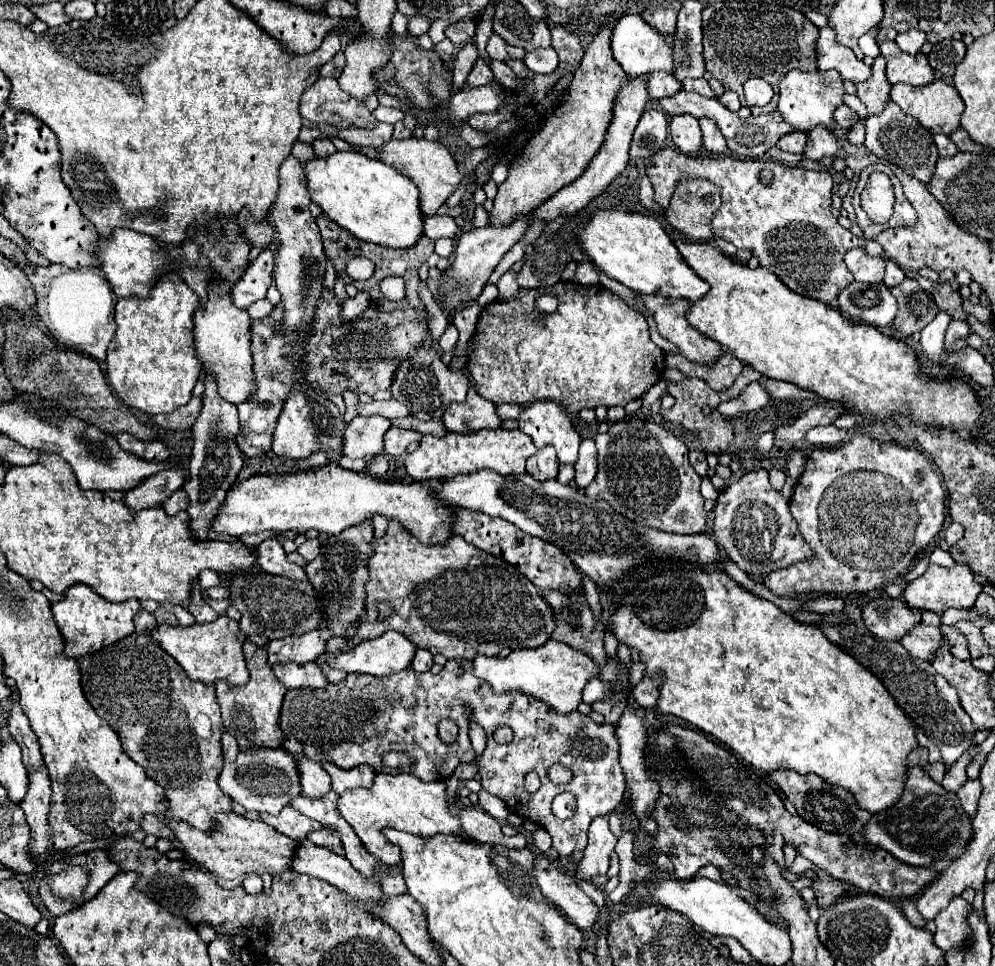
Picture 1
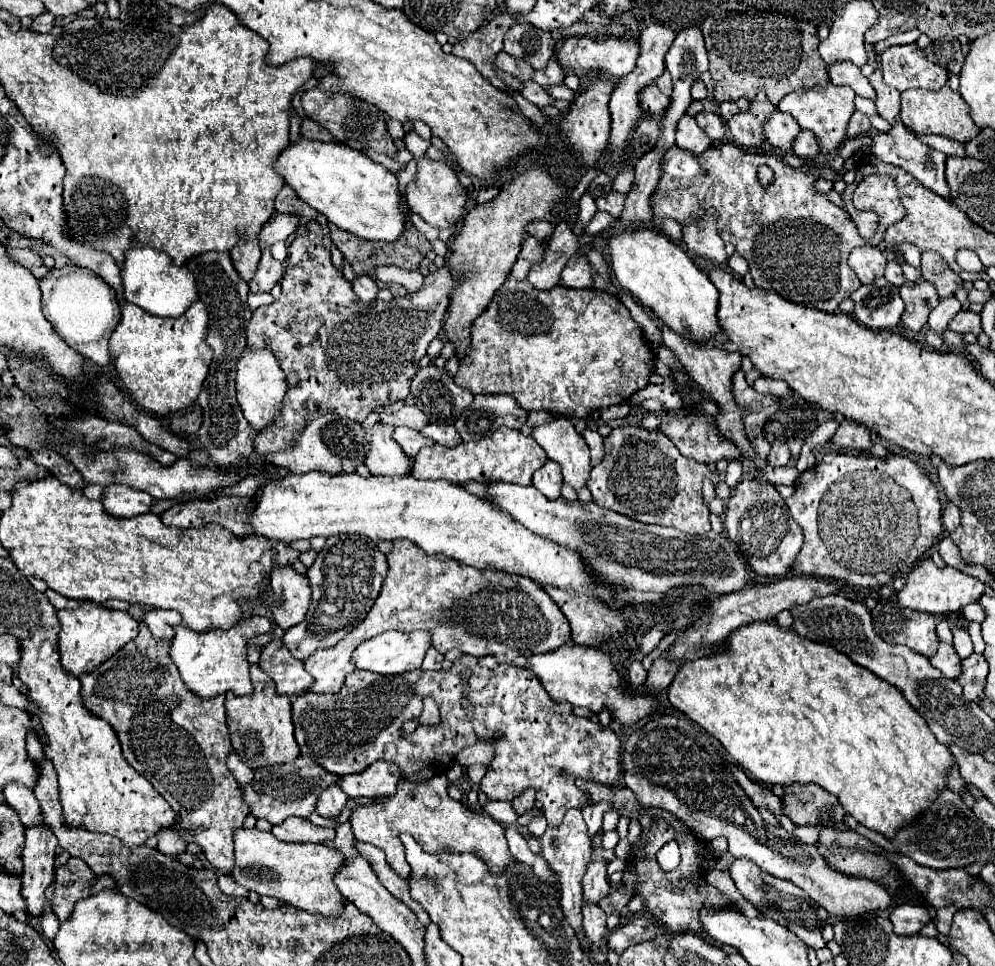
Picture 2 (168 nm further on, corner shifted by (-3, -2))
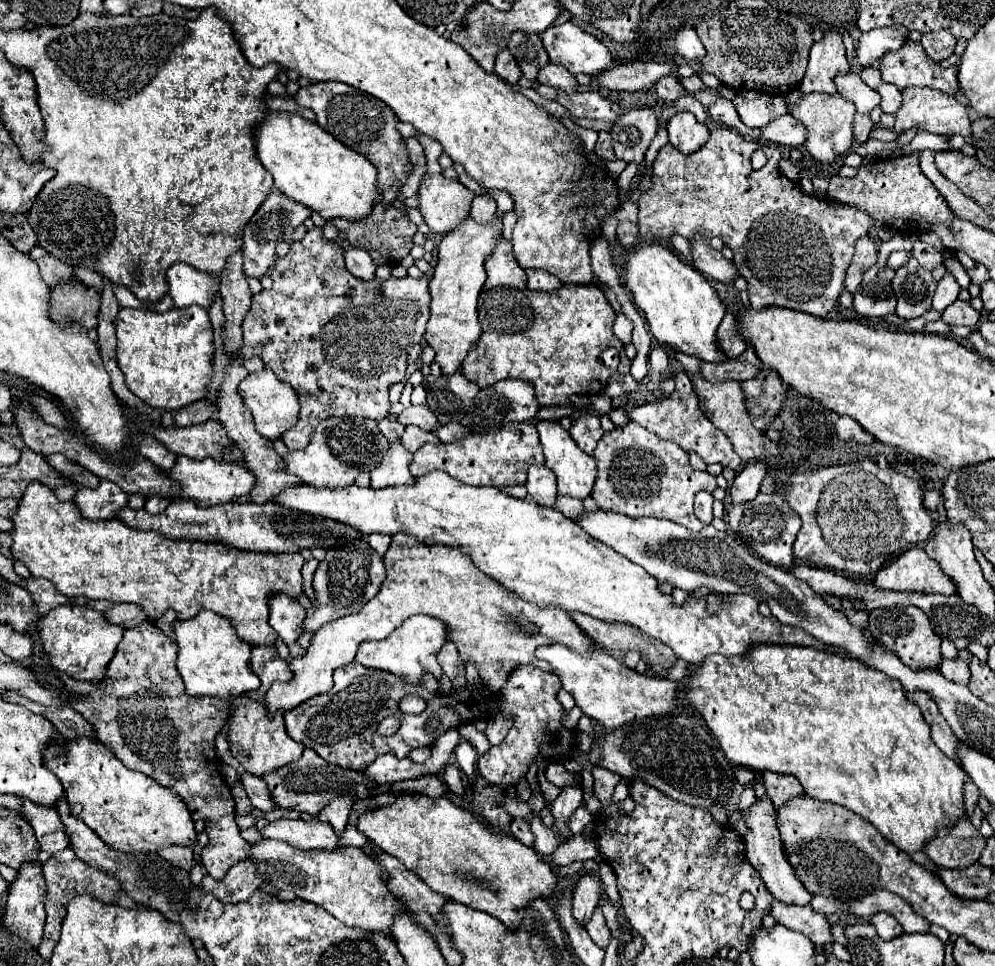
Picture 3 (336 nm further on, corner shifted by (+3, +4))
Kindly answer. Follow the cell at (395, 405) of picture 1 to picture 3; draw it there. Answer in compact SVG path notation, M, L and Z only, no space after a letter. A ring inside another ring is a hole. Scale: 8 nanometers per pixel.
M409 406L397 416L397 420L405 426L413 424L413 426L419 426L421 430L429 430L429 432L433 432L435 428L441 426L439 420L433 416L433 412L427 406Z

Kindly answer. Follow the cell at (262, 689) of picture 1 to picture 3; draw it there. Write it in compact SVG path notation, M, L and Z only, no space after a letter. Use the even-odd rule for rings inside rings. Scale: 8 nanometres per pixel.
M237 696L233 700L233 712L229 718L227 740L229 740L231 754L243 766L243 770L253 776L259 776L259 778L279 770L281 766L287 766L287 764L299 760L305 750L305 746L301 742L295 742L293 738L289 738L283 716L269 718L263 704L253 702L247 696Z

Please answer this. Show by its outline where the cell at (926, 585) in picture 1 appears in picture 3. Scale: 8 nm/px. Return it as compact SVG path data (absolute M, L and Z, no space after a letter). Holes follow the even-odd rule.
M915 546L905 550L889 566L881 568L873 580L883 590L911 590L929 594L955 594L957 588L947 574L925 554L923 548Z

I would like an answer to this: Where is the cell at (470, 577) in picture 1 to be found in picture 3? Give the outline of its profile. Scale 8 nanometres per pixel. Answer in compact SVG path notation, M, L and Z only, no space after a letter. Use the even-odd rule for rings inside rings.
M395 534L383 562L387 576L377 596L371 598L361 612L343 616L319 628L311 638L305 658L289 662L293 680L271 684L263 698L263 706L269 716L273 716L275 710L291 710L317 694L327 694L333 688L333 672L353 662L357 646L363 640L385 638L395 630L395 626L403 624L403 620L413 614L429 614L449 624L451 642L457 646L459 654L465 656L463 662L473 662L477 666L483 684L493 694L499 694L509 674L523 664L549 672L551 666L545 660L535 658L535 650L543 644L561 642L577 654L597 648L595 642L575 626L567 612L531 608L531 604L519 600L515 592L483 574L467 554L451 546L421 544L413 536Z

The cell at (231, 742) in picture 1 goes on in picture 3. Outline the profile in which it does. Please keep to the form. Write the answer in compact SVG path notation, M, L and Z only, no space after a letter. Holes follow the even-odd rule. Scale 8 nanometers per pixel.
M245 772L245 774L243 774L243 786L245 786L245 790L247 790L247 796L249 796L253 808L263 810L263 812L271 812L271 810L277 808L277 804L275 804L275 800L273 800L267 784L265 784L261 778L249 776L249 774Z

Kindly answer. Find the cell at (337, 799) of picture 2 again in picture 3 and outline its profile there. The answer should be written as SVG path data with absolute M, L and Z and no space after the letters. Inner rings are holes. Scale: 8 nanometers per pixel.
M335 798L327 808L323 808L323 812L317 814L317 818L321 822L327 822L333 826L333 830L337 834L343 834L345 826L347 826L347 818L349 818L349 812L351 812L351 806L353 806L353 800L347 800L347 798Z

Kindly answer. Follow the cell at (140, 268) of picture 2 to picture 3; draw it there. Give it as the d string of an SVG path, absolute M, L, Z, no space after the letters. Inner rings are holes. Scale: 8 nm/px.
M173 264L167 270L169 294L175 302L175 308L201 306L209 308L219 294L219 280L207 272L199 272L189 264Z

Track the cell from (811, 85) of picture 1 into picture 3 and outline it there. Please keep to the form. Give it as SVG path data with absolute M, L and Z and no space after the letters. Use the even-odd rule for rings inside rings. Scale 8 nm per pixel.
M793 90L787 94L789 102L793 104L791 116L797 118L809 132L805 140L805 150L811 154L811 158L819 164L831 164L835 158L843 158L849 148L853 146L853 116L855 106L847 100L841 100L839 94L827 96L827 94L807 94L803 96L799 90Z

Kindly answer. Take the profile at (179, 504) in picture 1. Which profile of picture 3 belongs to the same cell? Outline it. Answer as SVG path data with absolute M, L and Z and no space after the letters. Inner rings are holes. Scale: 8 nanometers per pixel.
M149 496L149 498L145 498L145 506L143 506L143 508L145 508L149 514L159 514L159 512L163 512L169 504L171 504L171 500L167 500L167 498Z

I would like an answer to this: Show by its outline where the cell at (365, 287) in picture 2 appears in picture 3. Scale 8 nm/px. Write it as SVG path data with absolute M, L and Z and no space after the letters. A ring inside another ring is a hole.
M347 248L345 250L345 262L347 270L363 280L373 280L375 278L375 262L363 248Z

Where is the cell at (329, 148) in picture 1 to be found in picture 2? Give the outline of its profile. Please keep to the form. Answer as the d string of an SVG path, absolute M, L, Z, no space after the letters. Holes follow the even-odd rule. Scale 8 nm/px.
M305 118L305 120L301 122L301 134L303 134L303 138L307 138L307 140L319 140L319 142L333 142L333 140L335 140L325 128L321 128L317 122L313 122L313 120L309 120L309 118Z

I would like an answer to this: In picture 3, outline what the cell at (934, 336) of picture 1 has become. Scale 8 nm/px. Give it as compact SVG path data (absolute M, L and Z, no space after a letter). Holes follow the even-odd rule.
M947 272L939 282L937 282L937 290L933 294L933 308L935 310L945 310L949 304L953 304L957 300L961 292L961 286L957 284L955 276L951 272Z

